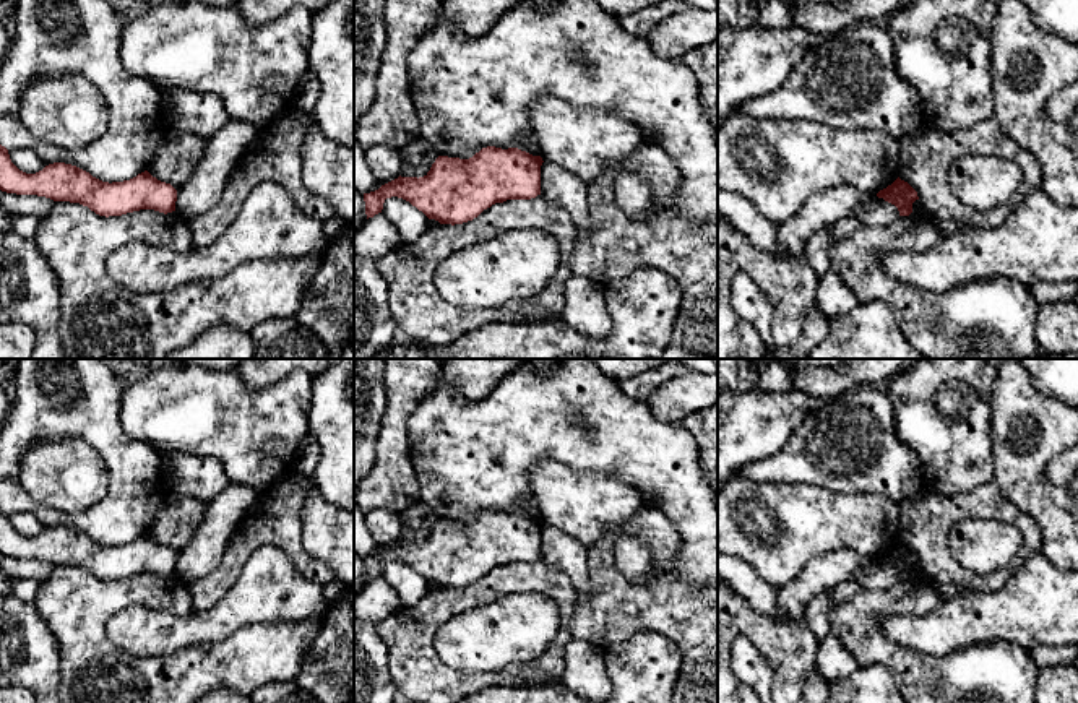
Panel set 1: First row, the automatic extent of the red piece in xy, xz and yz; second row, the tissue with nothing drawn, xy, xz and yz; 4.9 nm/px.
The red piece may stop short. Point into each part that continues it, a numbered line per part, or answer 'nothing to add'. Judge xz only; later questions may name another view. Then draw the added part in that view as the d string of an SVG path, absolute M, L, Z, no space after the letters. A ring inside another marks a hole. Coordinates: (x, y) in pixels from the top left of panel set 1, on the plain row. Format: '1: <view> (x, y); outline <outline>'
nothing to add

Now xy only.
nothing to add

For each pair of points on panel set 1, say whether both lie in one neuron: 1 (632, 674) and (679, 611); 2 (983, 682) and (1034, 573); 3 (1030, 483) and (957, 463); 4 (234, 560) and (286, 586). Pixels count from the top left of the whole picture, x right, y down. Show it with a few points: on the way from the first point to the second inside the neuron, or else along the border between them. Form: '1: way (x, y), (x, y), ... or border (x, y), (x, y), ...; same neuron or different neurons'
1: border (624, 640), (658, 630), (677, 645), (682, 666); different neurons
2: border (965, 646), (1009, 640), (1021, 645), (1030, 653); different neurons
3: border (992, 434), (994, 479); different neurons
4: border (280, 547), (260, 546), (223, 596); different neurons

